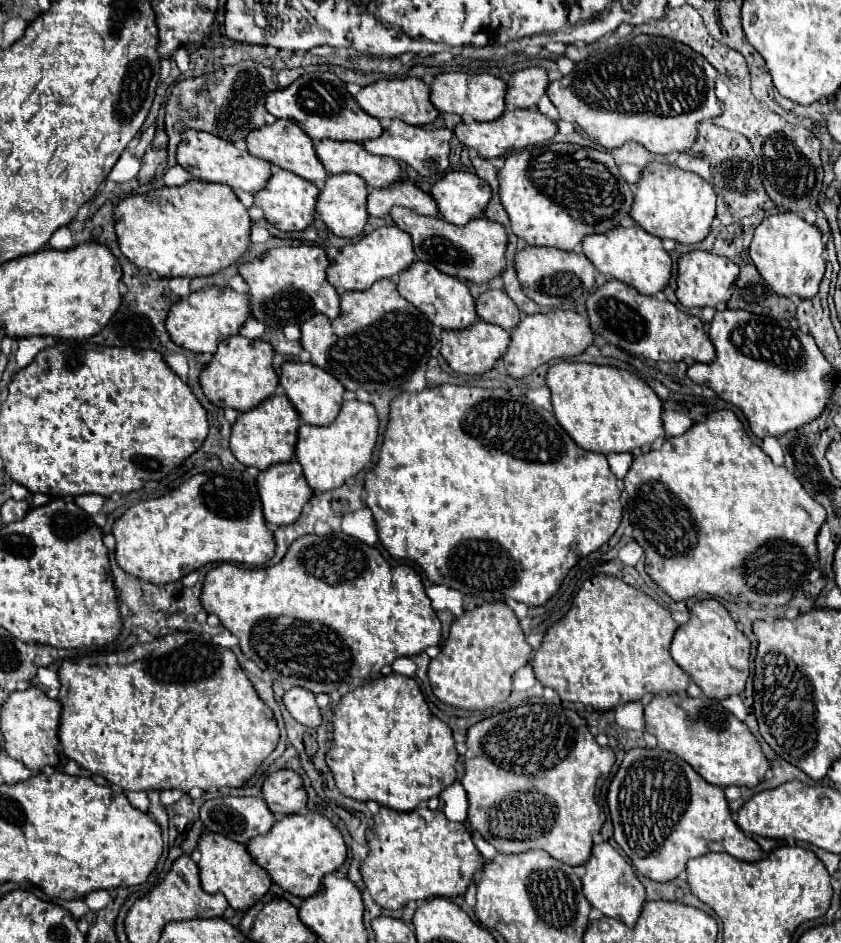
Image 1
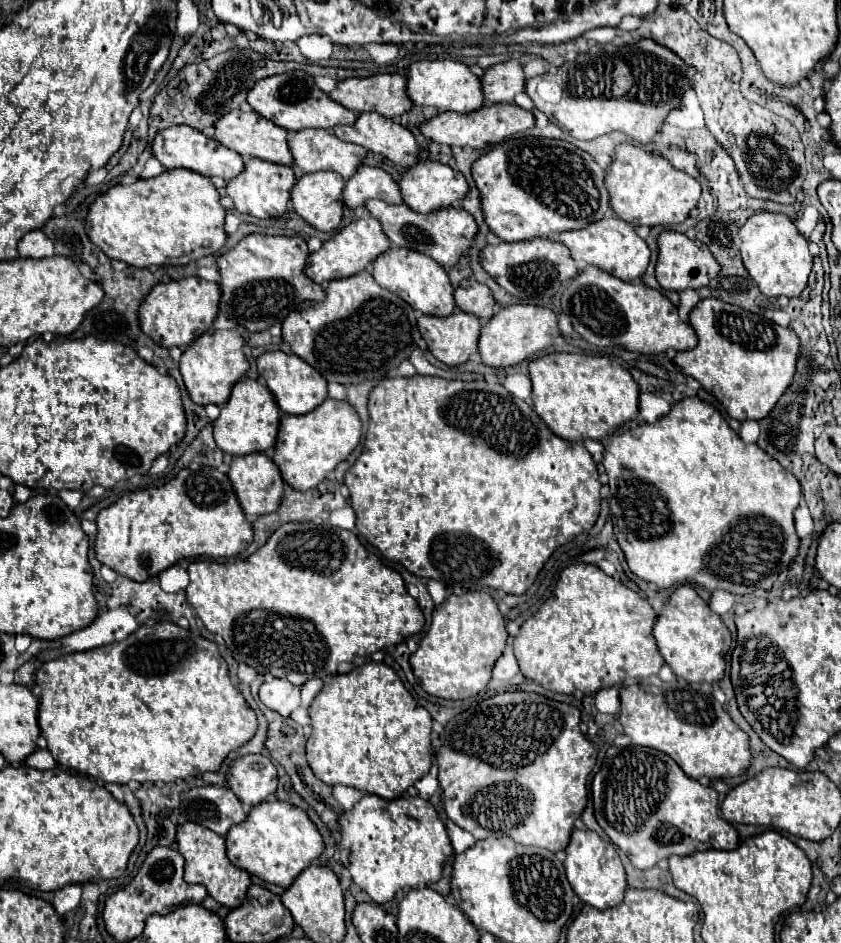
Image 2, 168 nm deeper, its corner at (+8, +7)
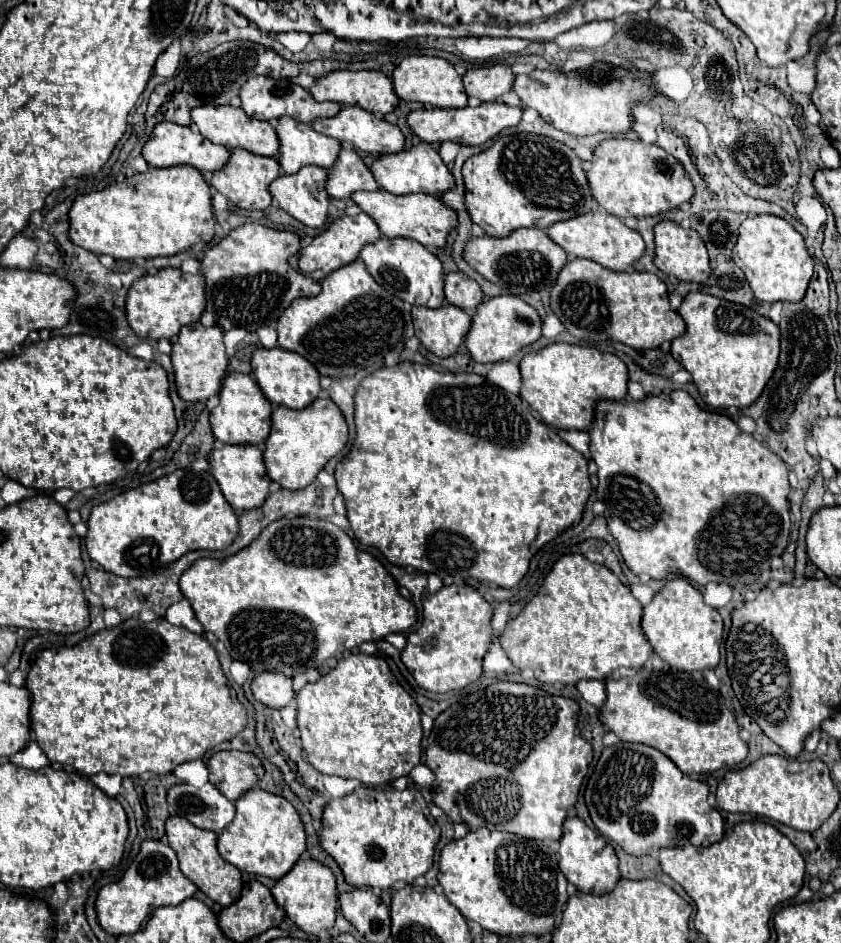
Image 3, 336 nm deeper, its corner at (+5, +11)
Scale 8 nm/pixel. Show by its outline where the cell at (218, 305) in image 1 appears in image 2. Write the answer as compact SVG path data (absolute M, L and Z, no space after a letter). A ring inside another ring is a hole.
M180 278L170 282L158 282L152 290L142 298L138 308L138 322L144 334L148 334L158 346L170 348L186 348L194 338L206 332L214 318L218 316L220 302L220 286L216 282L208 282L202 278Z

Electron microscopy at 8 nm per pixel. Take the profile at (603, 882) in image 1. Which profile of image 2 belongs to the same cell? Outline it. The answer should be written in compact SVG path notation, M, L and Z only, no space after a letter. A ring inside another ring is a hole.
M574 830L570 836L570 842L566 846L566 860L564 860L564 870L568 876L568 882L572 886L572 890L576 892L576 896L598 908L598 910L606 910L612 906L618 906L620 900L624 898L624 890L626 890L626 874L624 874L624 866L620 862L618 850L614 844L604 842L596 832L592 830Z

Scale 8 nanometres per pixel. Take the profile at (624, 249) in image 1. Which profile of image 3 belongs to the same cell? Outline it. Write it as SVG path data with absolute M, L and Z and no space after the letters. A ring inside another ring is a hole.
M605 210L589 212L585 216L563 220L557 224L551 224L547 230L549 238L557 242L567 254L573 254L577 258L589 258L593 262L603 264L609 270L629 270L643 254L645 254L645 242L637 230L627 228L619 218L607 214Z

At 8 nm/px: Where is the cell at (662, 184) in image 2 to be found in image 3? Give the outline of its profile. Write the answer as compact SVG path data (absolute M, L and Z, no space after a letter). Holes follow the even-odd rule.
M603 140L595 148L587 176L595 200L617 218L657 216L661 212L679 208L695 194L695 186L691 184L681 162L663 148L655 144L643 144L641 140Z

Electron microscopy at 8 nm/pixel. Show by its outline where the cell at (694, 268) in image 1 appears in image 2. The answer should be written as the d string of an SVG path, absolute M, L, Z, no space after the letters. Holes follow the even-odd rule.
M664 230L658 236L658 262L656 262L656 280L662 288L668 290L686 290L686 288L702 288L708 286L708 282L712 278L718 276L718 262L714 260L712 252L708 250L706 244L702 244L700 240L692 240L688 236L684 236L682 232L674 232L674 230Z

